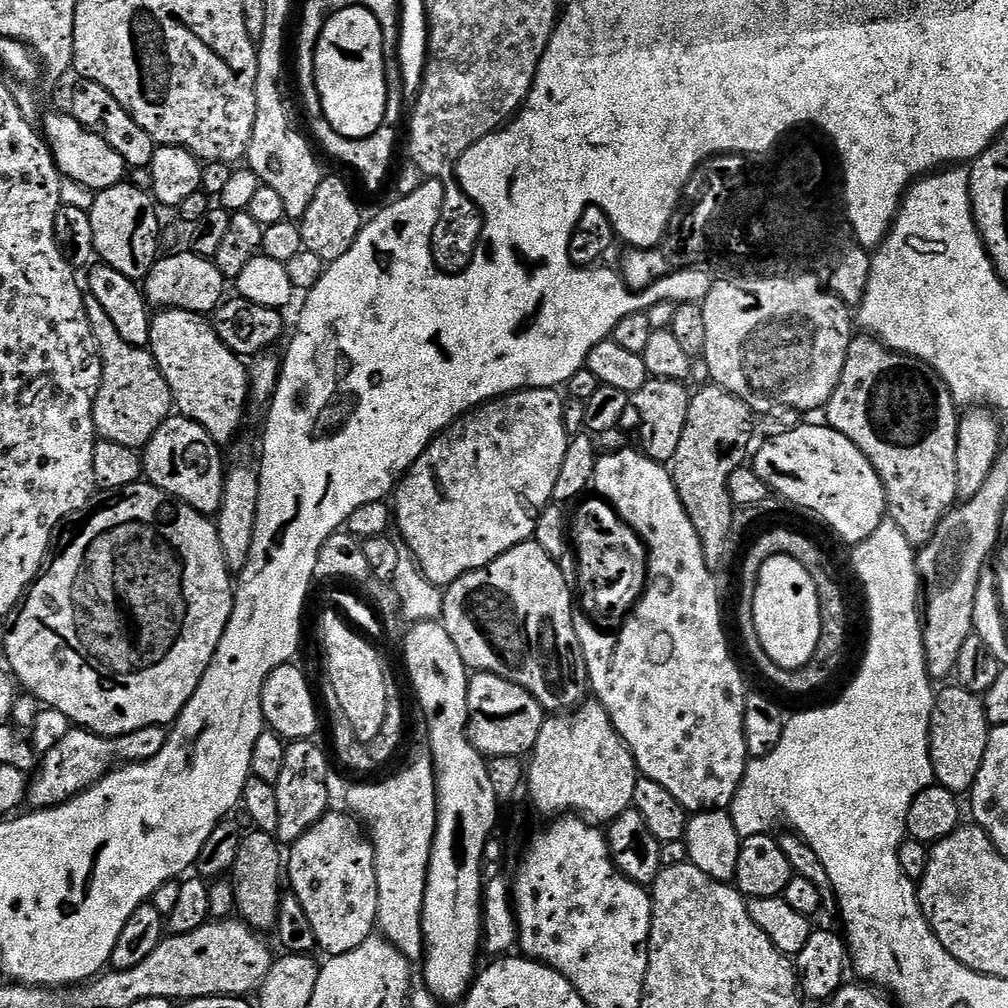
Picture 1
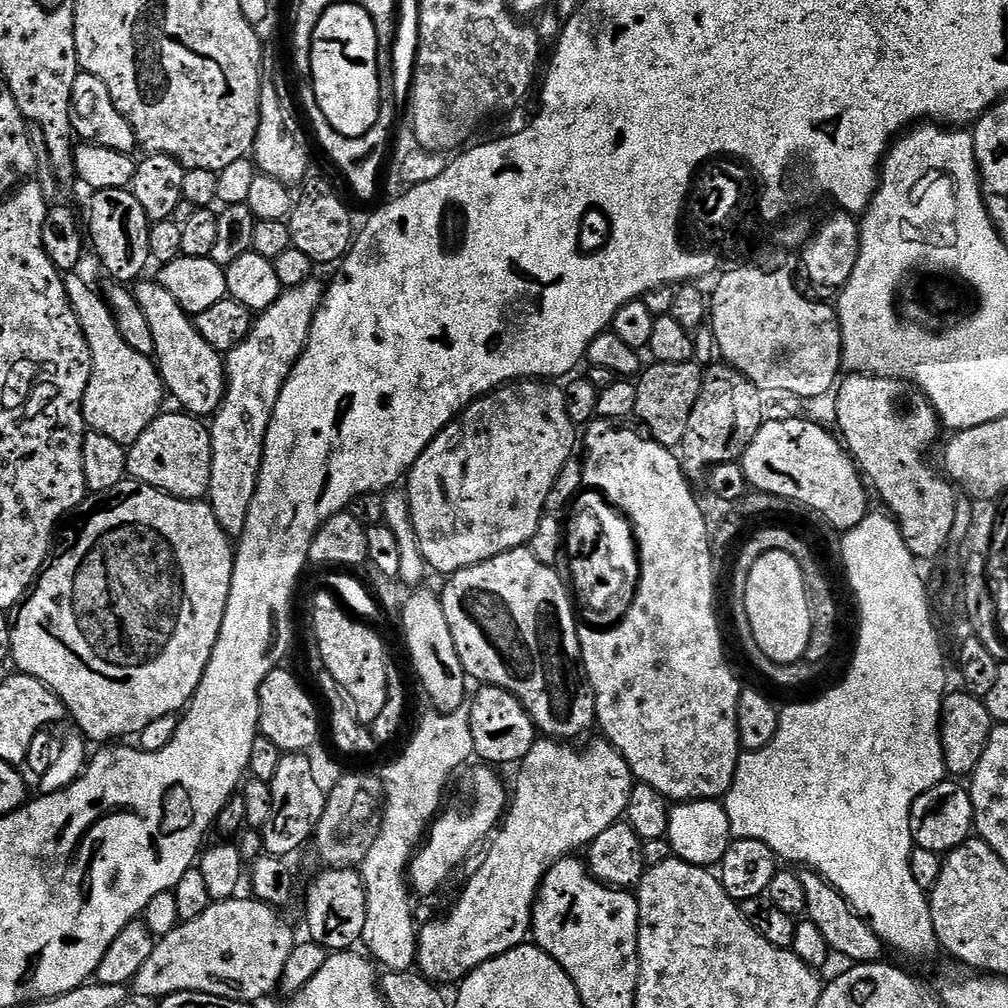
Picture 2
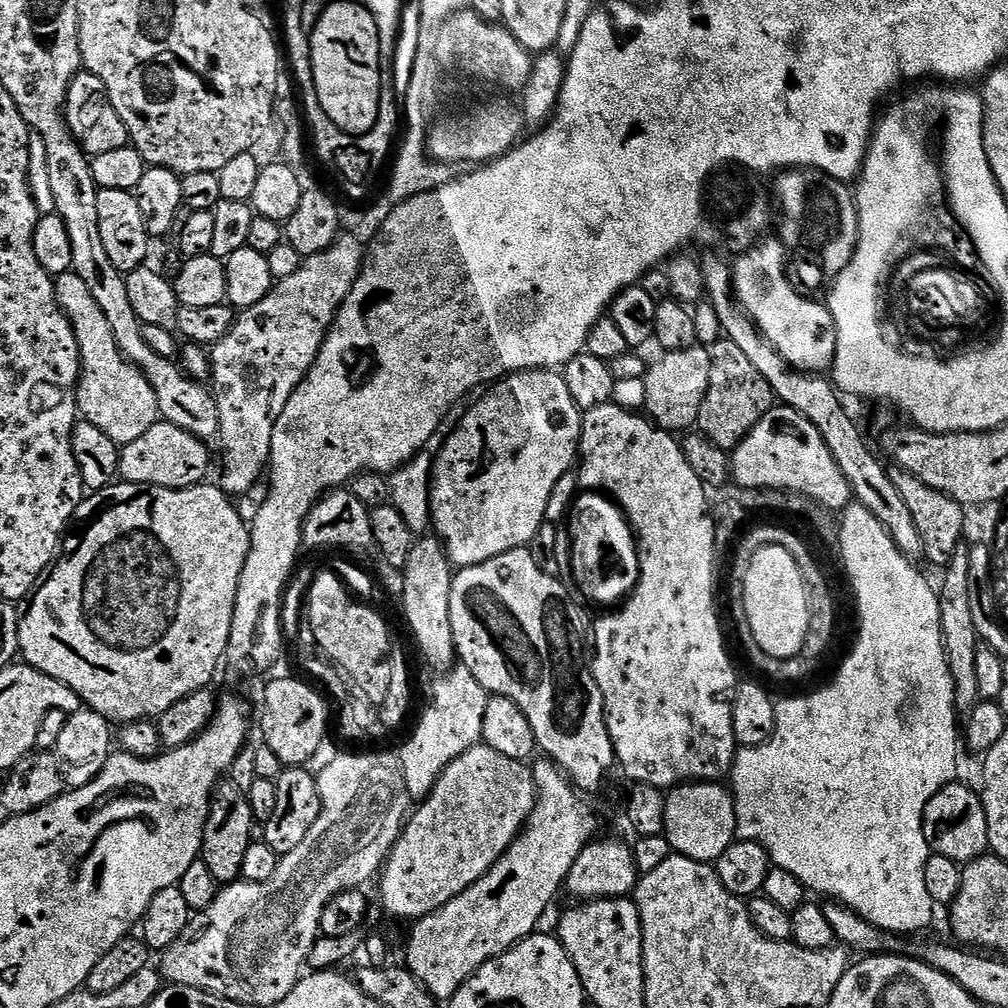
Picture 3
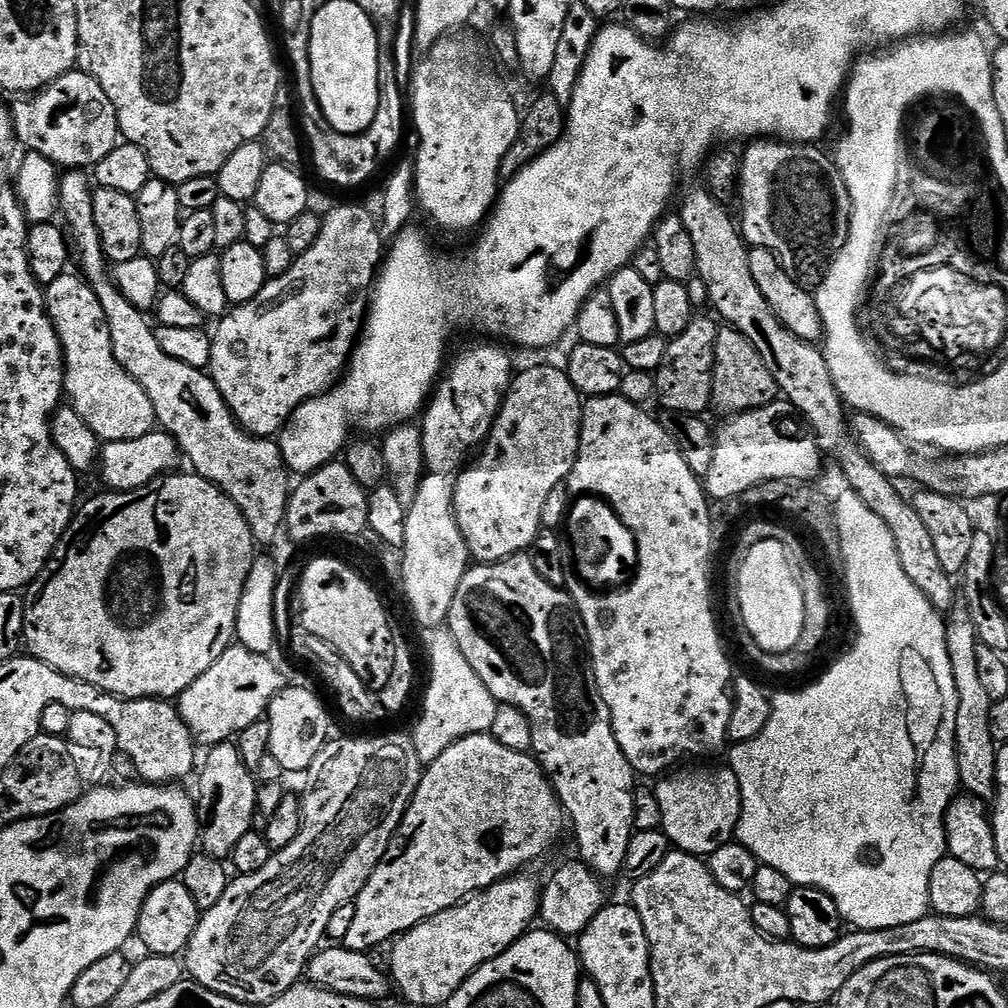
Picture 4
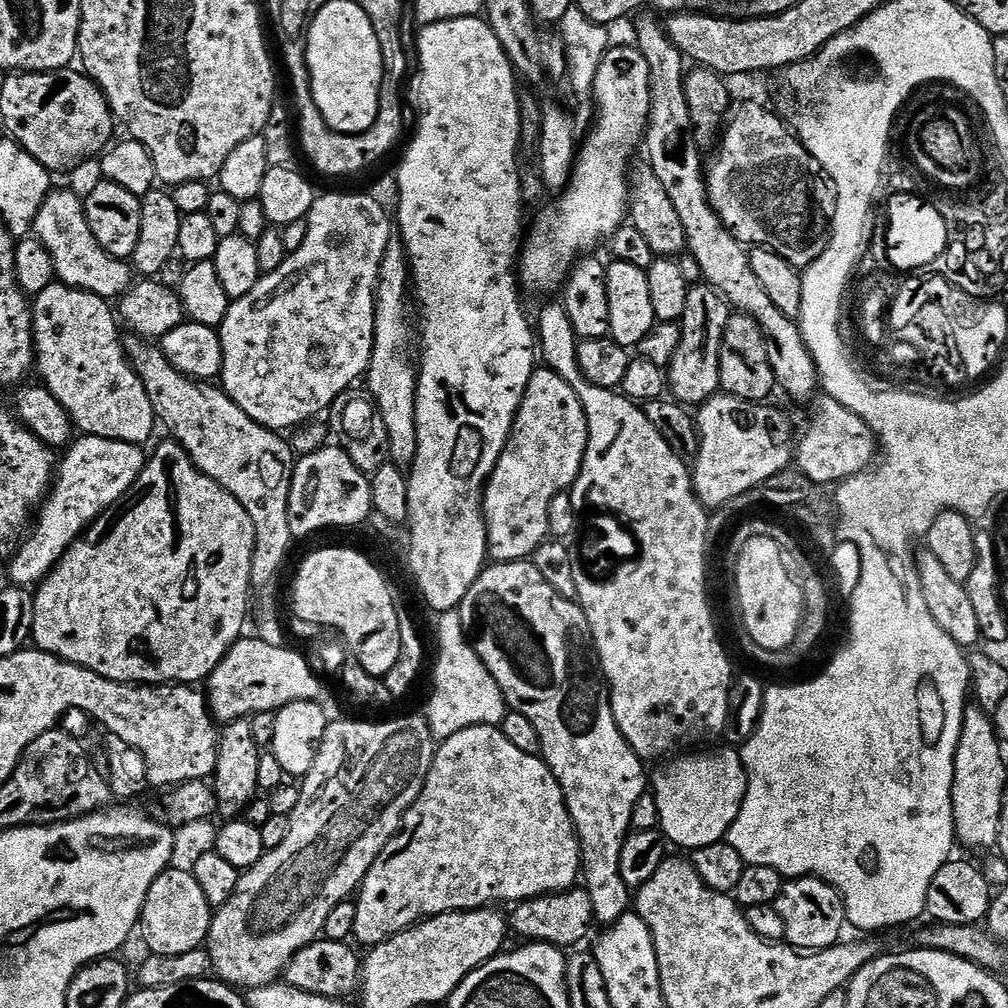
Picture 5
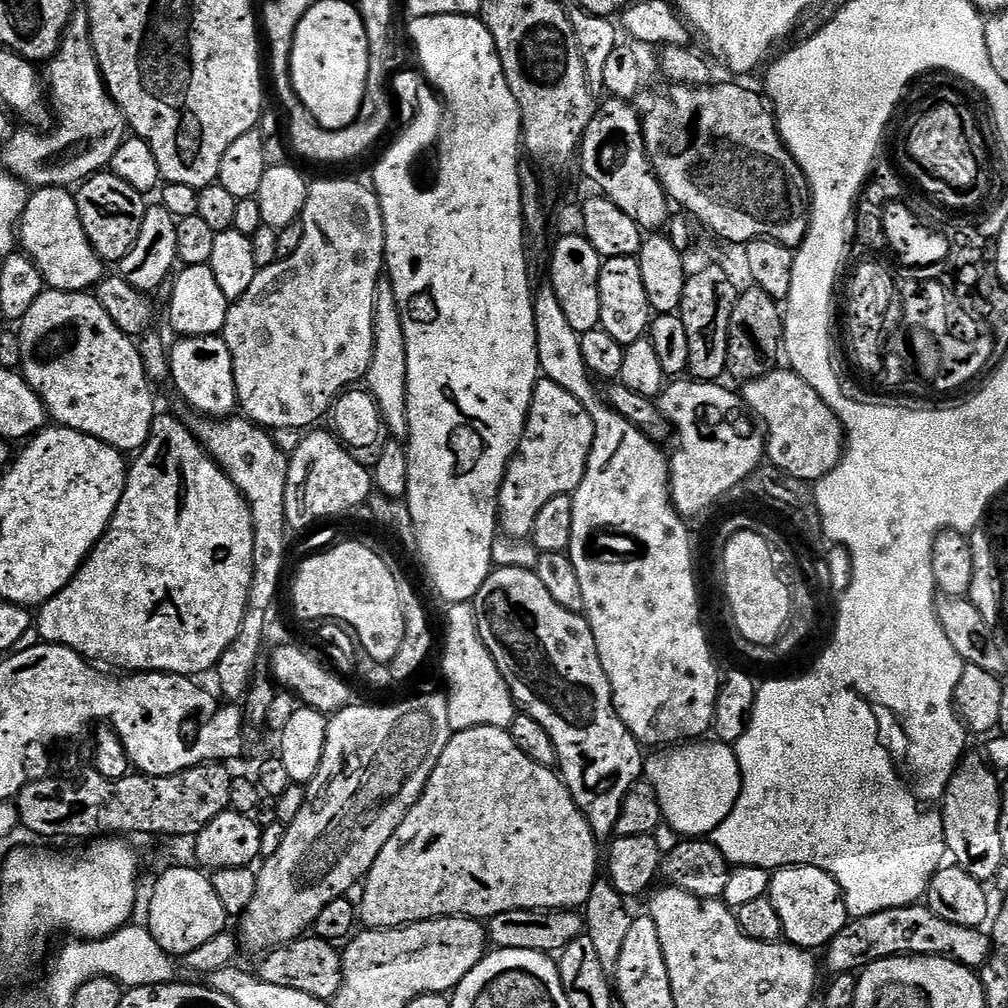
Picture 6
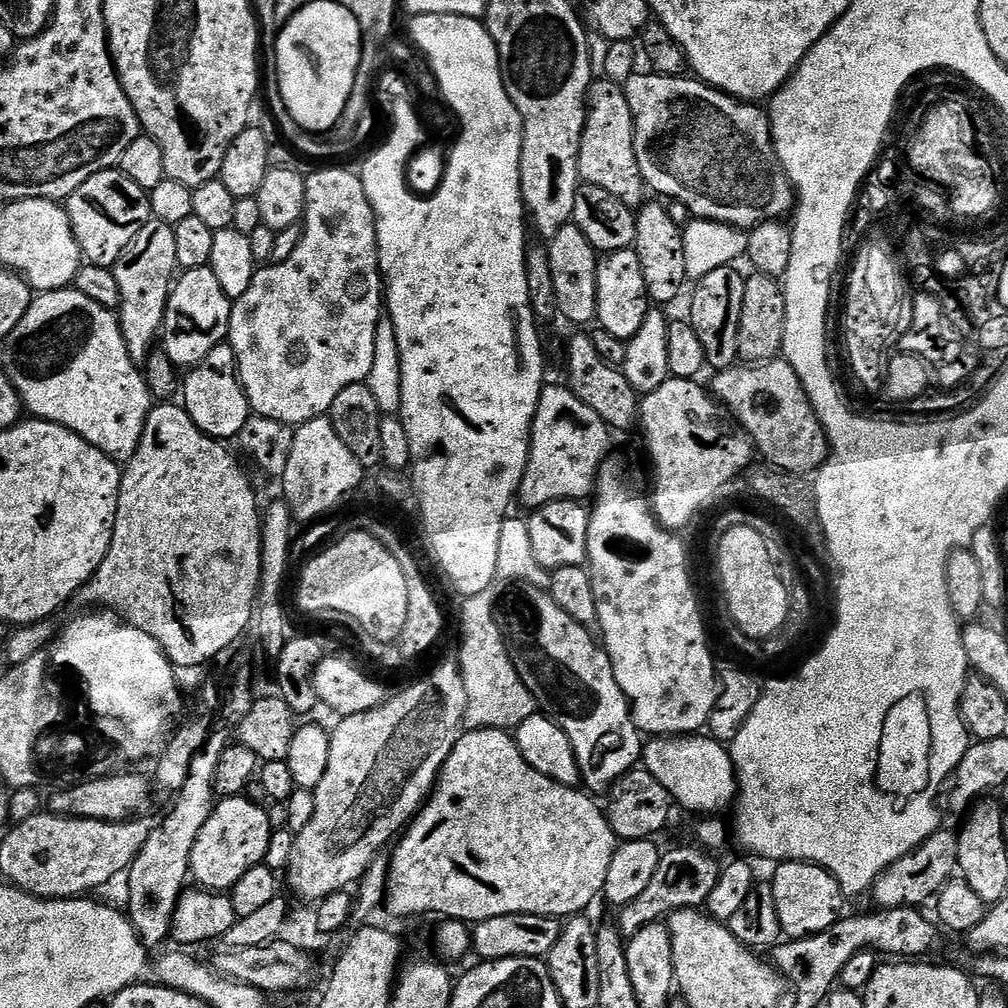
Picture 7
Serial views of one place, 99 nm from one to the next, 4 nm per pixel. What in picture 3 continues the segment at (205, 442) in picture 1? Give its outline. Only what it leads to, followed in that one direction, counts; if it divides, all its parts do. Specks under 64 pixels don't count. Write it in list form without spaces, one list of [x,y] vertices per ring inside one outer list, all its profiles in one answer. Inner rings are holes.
[[[158,422],[134,442],[123,445],[120,476],[130,484],[153,484],[163,488],[189,488],[201,483],[208,472],[208,448],[194,434],[167,422]]]

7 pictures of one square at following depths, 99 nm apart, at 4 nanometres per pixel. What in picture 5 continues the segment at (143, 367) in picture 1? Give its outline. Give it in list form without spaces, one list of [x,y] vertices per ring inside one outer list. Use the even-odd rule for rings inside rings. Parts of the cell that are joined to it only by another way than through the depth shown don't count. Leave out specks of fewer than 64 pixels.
[[[59,282],[46,286],[46,290],[42,290],[42,294],[38,294],[32,304],[32,335],[36,341],[35,365],[38,372],[40,368],[40,376],[44,379],[40,379],[43,387],[54,398],[58,398],[58,402],[62,402],[73,425],[81,433],[107,440],[147,445],[152,431],[158,428],[158,421],[150,406],[150,398],[146,398],[146,386],[142,386],[128,360],[128,353],[124,351],[122,328],[109,301]]]

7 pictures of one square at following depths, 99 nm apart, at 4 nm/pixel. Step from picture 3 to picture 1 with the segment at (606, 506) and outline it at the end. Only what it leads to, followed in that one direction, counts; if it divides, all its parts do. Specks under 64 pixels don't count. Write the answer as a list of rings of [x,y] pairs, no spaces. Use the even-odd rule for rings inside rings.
[[[585,499],[584,509],[570,520],[574,556],[576,552],[575,583],[579,595],[580,592],[584,595],[583,607],[597,625],[620,626],[644,595],[644,585],[648,578],[646,545],[607,500],[591,499]]]

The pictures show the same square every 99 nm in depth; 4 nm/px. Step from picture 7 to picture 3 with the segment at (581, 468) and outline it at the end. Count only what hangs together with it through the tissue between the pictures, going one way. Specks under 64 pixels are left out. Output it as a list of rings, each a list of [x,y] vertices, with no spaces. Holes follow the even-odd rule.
[[[532,368],[529,372],[513,372],[512,375],[504,377],[503,380],[493,383],[488,391],[483,393],[485,396],[461,418],[460,425],[449,434],[448,441],[440,448],[440,453],[435,453],[432,466],[431,527],[440,543],[444,545],[444,551],[448,553],[449,561],[457,569],[478,566],[490,558],[498,558],[498,554],[506,554],[515,548],[531,545],[540,527],[546,523],[545,516],[550,494],[554,494],[554,488],[559,480],[573,471],[580,456],[580,432],[584,429],[584,418],[559,371]]]

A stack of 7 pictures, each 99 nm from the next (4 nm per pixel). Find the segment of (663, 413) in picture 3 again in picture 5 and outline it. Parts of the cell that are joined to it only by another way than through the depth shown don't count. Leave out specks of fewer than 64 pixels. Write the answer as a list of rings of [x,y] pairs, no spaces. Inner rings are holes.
[[[707,282],[689,287],[686,310],[678,321],[682,342],[678,346],[678,354],[674,354],[666,369],[666,388],[676,403],[699,406],[721,391],[719,354],[722,352],[723,334],[729,315],[730,305],[717,288]]]

